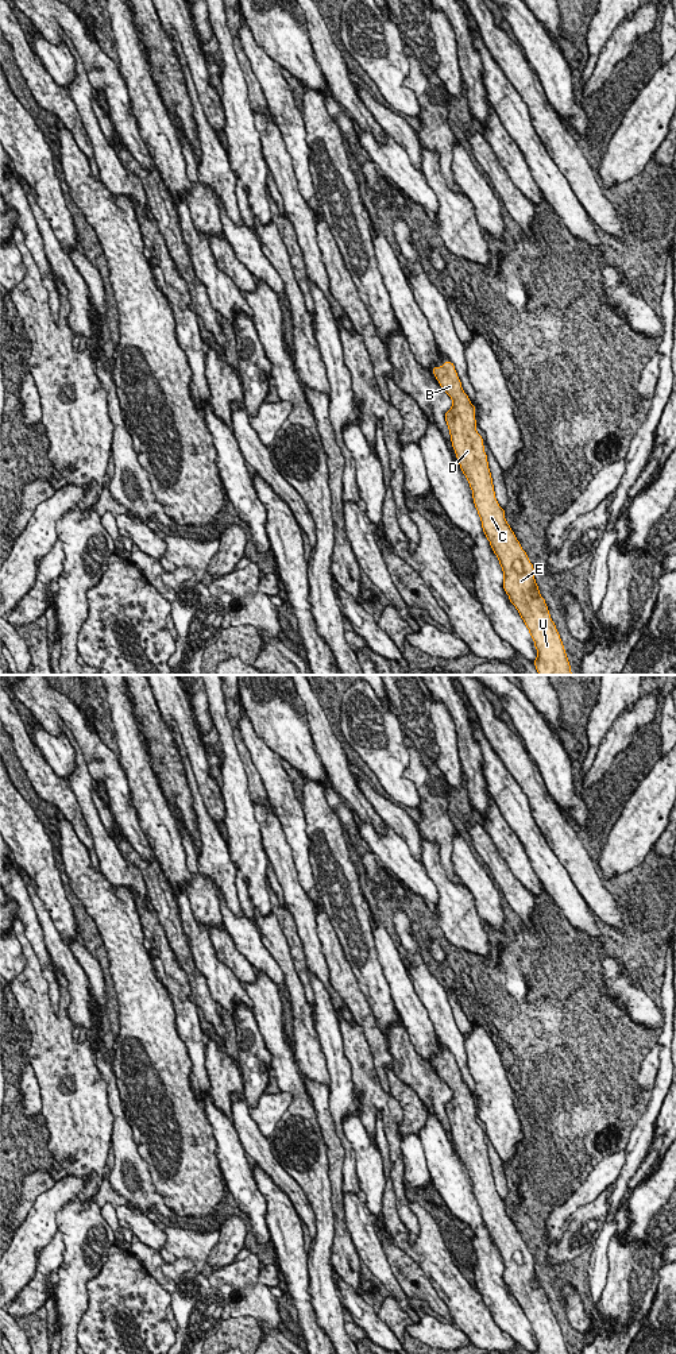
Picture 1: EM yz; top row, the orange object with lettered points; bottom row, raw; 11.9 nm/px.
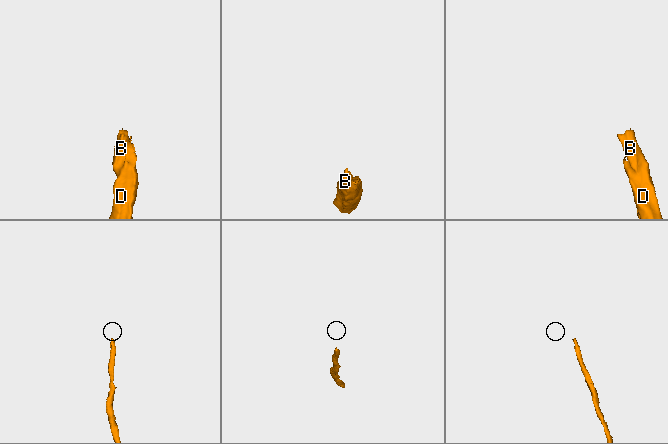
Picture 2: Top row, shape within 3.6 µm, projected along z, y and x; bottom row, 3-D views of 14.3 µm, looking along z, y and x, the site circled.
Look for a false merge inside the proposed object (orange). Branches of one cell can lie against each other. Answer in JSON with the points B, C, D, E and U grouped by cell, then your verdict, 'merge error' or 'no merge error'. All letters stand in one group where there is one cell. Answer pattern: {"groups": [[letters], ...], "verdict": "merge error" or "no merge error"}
{"groups": [["B", "C", "D", "E", "U"]], "verdict": "no merge error"}

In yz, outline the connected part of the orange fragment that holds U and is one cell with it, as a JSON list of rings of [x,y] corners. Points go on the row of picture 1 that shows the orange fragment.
[[[452,362],[433,367],[433,374],[452,398],[452,406],[445,413],[452,447],[472,490],[483,532],[502,566],[503,589],[534,641],[536,670],[538,675],[572,675],[560,634],[536,585],[533,564],[495,498],[483,439],[476,431],[475,406],[461,389]]]

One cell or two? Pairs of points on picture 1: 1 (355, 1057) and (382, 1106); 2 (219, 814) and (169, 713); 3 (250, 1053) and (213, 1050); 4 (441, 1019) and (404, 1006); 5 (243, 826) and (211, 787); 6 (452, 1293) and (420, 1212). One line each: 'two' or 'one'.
1: one
2: one
3: two
4: two
5: two
6: one

